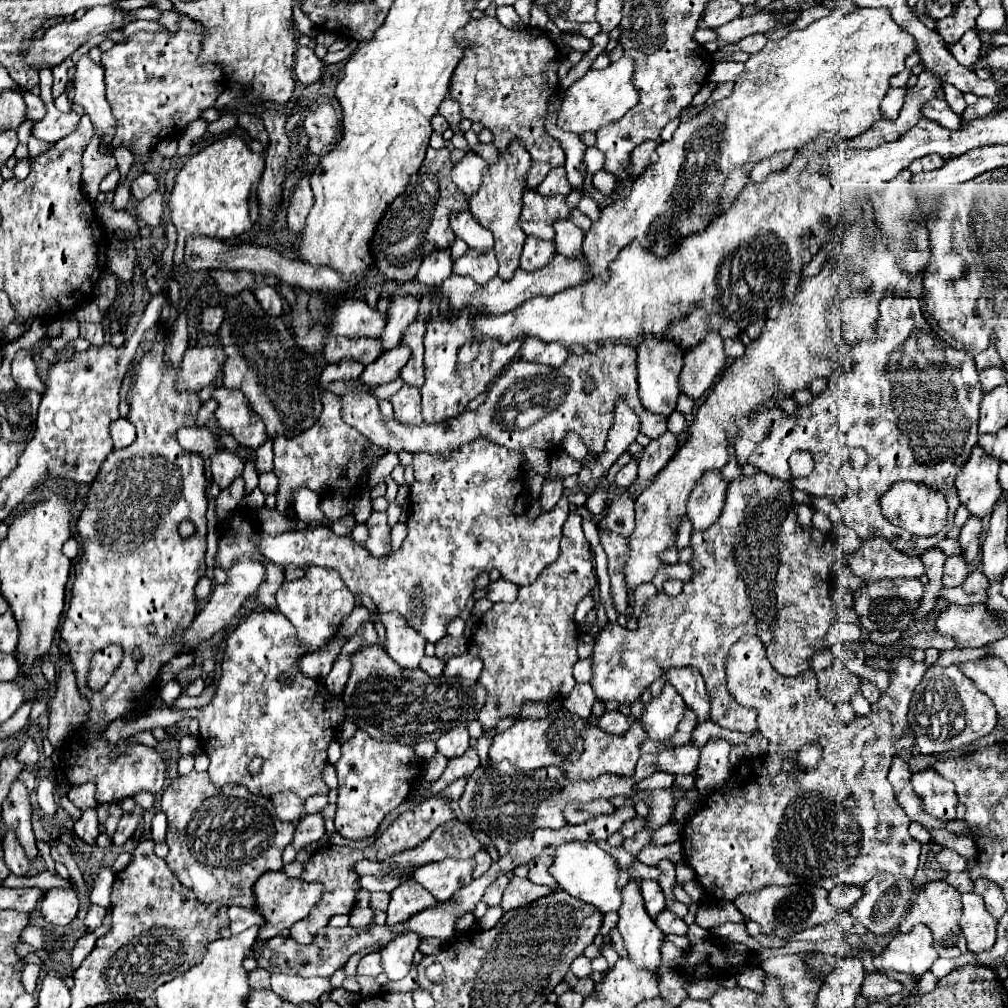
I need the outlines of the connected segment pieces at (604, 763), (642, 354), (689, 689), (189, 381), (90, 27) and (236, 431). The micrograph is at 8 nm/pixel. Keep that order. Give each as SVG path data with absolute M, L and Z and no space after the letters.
M641 719L633 721L633 729L629 729L629 733L623 735L611 735L601 731L599 727L593 725L585 725L583 729L583 753L577 761L573 763L565 763L561 765L563 773L567 775L567 779L571 781L589 781L589 779L597 779L603 773L611 773L611 775L621 775L621 777L631 777L635 773L635 765L639 759L639 747L641 743L647 739L647 733L641 725Z
M645 339L637 349L637 371L639 371L639 397L645 409L659 415L671 415L679 397L679 373L683 367L681 349L661 339Z
M673 667L661 675L661 681L669 681L677 689L685 705L699 717L699 723L709 721L709 695L705 691L701 673L697 673L693 667Z
M217 345L191 347L183 355L177 383L185 391L201 391L203 387L211 385L211 381L217 377L223 361L225 355Z
M103 5L103 7L91 7L81 19L77 21L61 21L59 25L47 29L43 39L35 39L31 49L25 53L25 61L35 65L37 69L41 67L55 67L59 63L63 63L73 51L77 51L89 37L99 35L99 33L107 33L107 31L115 31L115 29L123 29L129 23L129 11L115 7L115 5Z
M221 385L213 391L211 397L217 401L215 419L219 427L231 433L237 443L255 451L261 443L269 441L265 425L261 425L261 417L257 417L257 413L249 409L249 403L245 401L245 395L241 391Z

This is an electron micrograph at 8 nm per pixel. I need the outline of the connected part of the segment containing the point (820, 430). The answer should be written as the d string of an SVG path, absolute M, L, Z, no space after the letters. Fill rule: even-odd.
M887 293L887 297L879 301L877 339L859 341L855 345L847 345L847 343L841 345L839 347L841 365L833 371L833 375L829 377L829 385L821 395L815 395L807 405L797 407L795 417L789 417L779 407L765 407L761 403L757 407L757 413L753 413L753 417L741 421L741 433L737 433L737 443L735 443L739 465L745 463L755 465L757 469L761 469L771 477L789 481L793 489L805 491L807 495L829 497L835 505L839 505L845 525L853 529L861 539L881 537L905 555L921 555L923 549L935 547L937 541L933 541L933 537L921 539L909 535L901 527L891 525L881 513L879 499L889 489L889 485L897 481L917 481L929 485L941 491L945 495L945 501L949 503L949 519L941 529L941 533L937 535L937 539L945 537L947 531L953 527L953 517L959 507L955 477L961 471L965 459L969 459L973 445L977 445L977 437L979 437L977 419L979 419L979 403L983 391L979 383L979 373L971 357L967 357L967 363L963 363L961 367L933 367L933 365L941 365L941 361L949 361L949 349L951 347L931 329L931 325L923 317L919 299L893 297L891 293ZM917 341L925 341L925 351L919 357L917 357ZM873 365L889 365L889 369L869 373L867 369L873 369ZM797 449L807 449L815 461L813 473L805 479L795 479L789 471L787 459Z

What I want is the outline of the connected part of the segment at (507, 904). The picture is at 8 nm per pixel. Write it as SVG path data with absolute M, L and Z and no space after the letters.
M513 877L503 893L503 903L501 907L505 911L511 911L511 909L517 909L517 907L523 907L523 905L529 905L533 901L537 901L539 897L545 897L549 893L553 893L555 889L549 889L549 887L543 887L543 885L535 885L531 883L529 879L521 879L521 877Z

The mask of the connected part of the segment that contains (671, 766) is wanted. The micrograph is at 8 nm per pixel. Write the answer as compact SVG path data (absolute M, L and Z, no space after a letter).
M687 743L687 745L681 745L681 747L663 749L663 751L657 753L659 771L691 775L691 773L695 773L697 763L699 763L699 749L693 743Z

